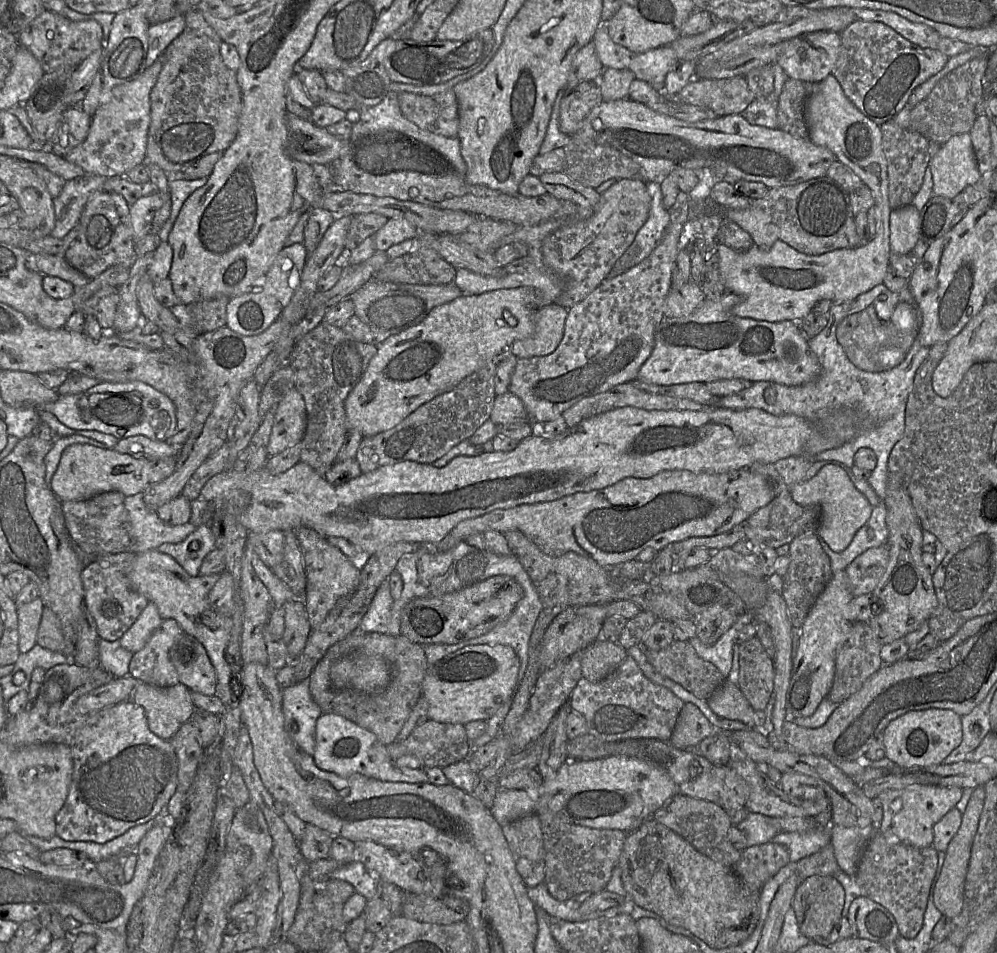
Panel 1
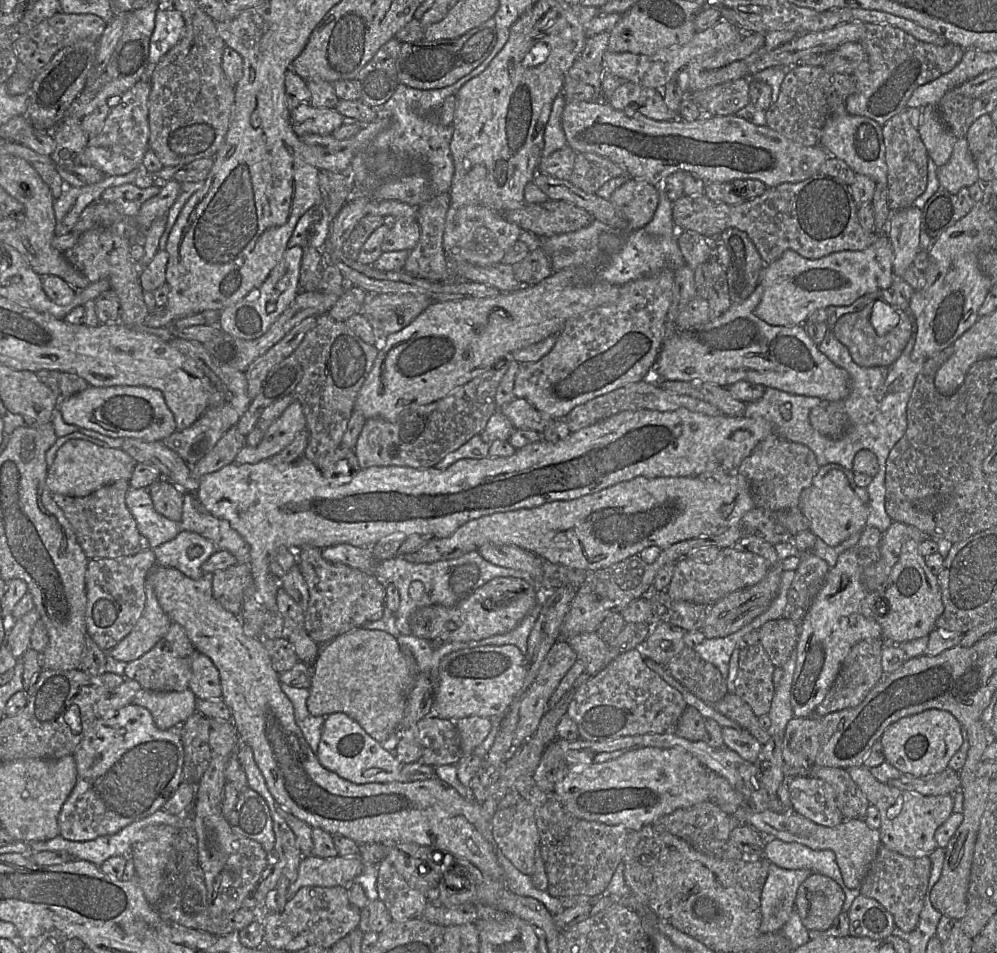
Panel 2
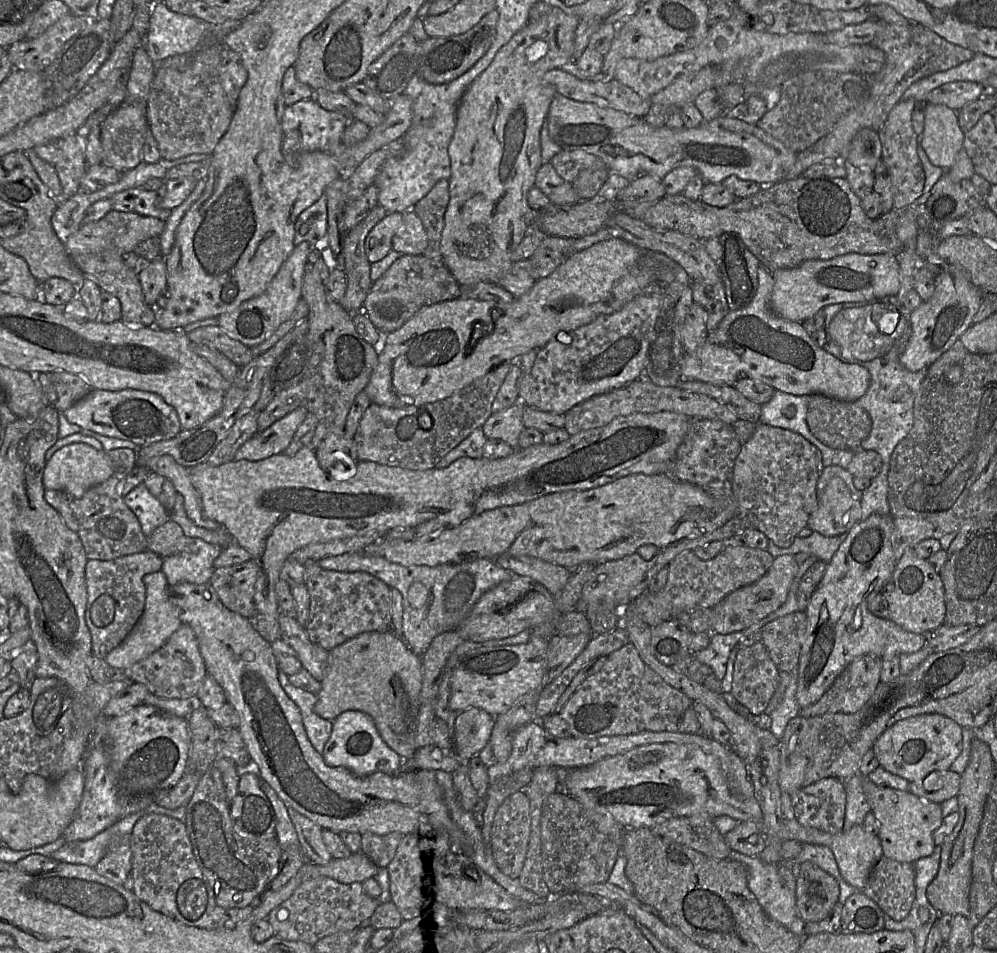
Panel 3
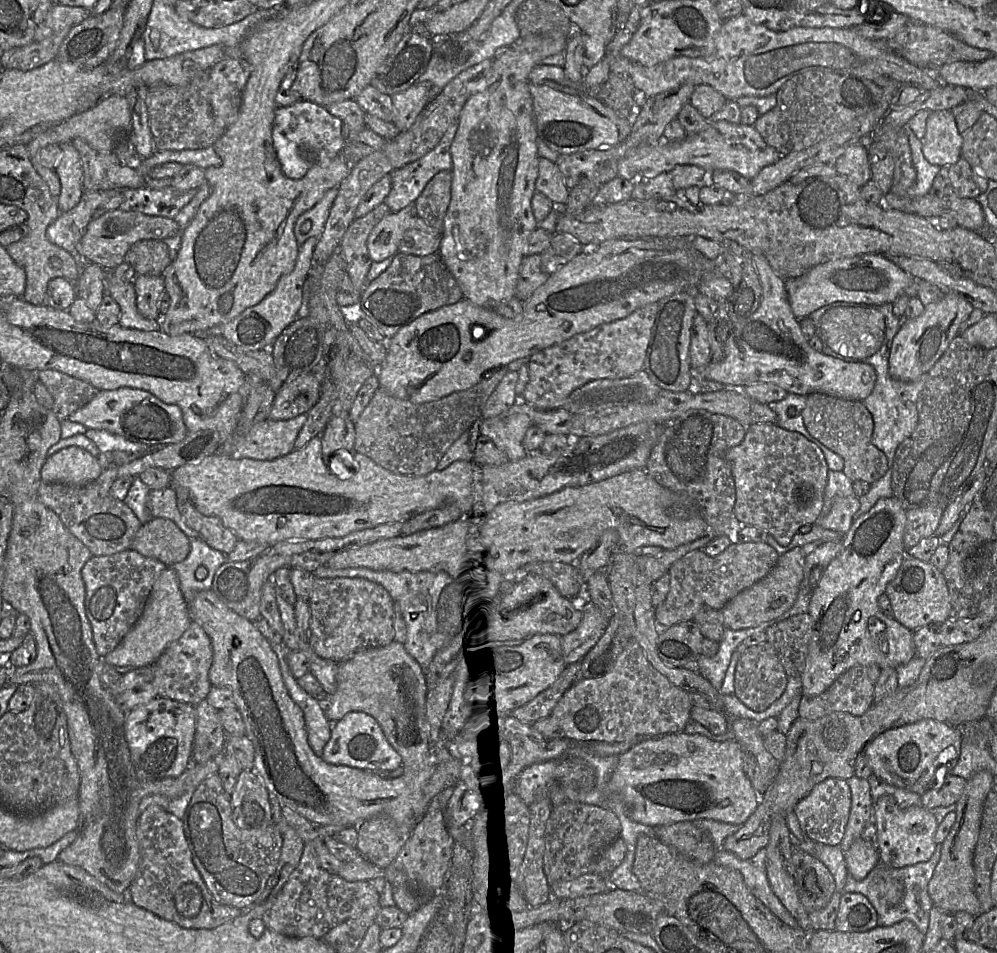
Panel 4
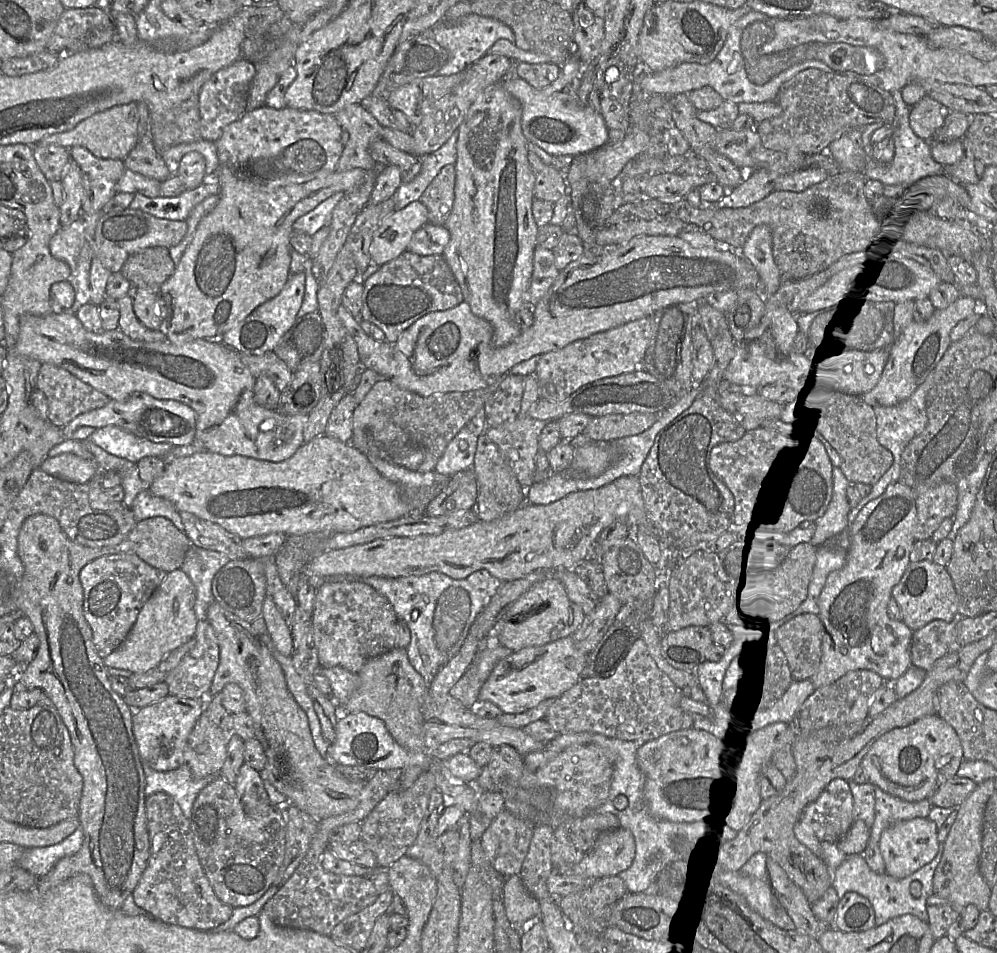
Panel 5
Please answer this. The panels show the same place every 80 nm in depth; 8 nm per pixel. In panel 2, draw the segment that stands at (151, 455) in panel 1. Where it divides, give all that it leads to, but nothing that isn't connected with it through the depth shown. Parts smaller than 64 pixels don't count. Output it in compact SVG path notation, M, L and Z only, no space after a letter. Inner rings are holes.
M126 438L121 449L136 463L157 468L162 478L167 479L183 492L196 494L197 482L191 475L191 466L162 441L148 442Z

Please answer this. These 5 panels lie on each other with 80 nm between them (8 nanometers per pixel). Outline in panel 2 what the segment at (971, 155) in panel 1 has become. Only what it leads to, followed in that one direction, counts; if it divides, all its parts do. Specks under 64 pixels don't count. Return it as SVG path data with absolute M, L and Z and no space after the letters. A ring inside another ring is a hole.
M965 137L957 139L949 161L937 168L937 177L940 187L951 194L957 194L961 188L979 180L977 166Z

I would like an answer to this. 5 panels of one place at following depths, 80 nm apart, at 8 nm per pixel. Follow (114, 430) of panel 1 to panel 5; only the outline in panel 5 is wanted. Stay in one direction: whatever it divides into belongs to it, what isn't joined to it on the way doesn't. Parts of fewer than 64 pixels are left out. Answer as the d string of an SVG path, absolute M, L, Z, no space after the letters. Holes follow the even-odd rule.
M137 392L124 402L110 399L106 406L77 416L62 428L62 434L65 439L71 439L71 435L83 426L95 429L116 426L151 442L184 446L191 444L195 439L196 412L181 402L159 400L149 394Z

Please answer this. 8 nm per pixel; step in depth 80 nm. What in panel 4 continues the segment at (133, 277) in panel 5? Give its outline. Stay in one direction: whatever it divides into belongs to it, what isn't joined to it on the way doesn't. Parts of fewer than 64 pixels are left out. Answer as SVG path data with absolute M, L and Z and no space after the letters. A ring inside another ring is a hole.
M151 239L134 244L124 261L135 269L137 275L160 276L171 264L171 257L164 241Z

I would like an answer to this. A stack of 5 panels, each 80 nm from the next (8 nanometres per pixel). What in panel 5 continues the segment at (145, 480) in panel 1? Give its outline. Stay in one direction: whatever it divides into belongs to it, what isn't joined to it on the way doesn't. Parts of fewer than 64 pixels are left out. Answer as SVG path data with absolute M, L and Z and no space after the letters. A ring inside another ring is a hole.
M71 453L47 457L40 468L49 475L78 484L88 483L97 473L97 464L94 461Z

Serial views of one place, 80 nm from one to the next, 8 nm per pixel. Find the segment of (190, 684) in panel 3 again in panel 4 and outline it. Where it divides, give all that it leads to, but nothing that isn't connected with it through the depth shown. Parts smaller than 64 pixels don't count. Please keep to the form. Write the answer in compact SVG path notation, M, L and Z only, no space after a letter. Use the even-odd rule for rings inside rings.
M192 622L183 635L172 642L151 665L154 677L151 681L157 696L196 705L206 699L210 688L209 670L213 662L213 649L204 629Z

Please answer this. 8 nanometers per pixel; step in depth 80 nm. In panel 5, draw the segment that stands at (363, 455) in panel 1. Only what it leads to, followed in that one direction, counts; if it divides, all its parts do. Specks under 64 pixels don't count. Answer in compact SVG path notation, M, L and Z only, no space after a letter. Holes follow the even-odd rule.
M381 379L355 407L352 418L352 445L364 454L369 462L376 459L392 462L385 456L386 450L402 450L410 443L413 443L421 447L425 454L424 460L418 467L417 471L422 473L433 471L448 443L481 408L484 408L486 401L496 391L500 383L501 382L496 382L493 385L479 390L468 392L448 392L445 394L423 397L414 392L398 387L390 379Z

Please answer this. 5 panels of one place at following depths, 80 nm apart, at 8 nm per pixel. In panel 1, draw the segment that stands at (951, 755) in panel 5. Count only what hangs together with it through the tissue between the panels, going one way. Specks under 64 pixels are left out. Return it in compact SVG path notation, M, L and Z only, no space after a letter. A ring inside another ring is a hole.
M950 709L910 711L892 720L883 732L885 756L899 768L939 765L962 742L962 717Z

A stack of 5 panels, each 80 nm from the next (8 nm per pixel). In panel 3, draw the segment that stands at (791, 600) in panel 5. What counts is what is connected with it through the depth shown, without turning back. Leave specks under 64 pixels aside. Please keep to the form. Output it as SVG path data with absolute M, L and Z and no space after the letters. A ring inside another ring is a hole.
M792 554L775 558L769 570L758 581L730 593L712 608L711 634L744 630L776 611L786 601L798 569L799 564Z

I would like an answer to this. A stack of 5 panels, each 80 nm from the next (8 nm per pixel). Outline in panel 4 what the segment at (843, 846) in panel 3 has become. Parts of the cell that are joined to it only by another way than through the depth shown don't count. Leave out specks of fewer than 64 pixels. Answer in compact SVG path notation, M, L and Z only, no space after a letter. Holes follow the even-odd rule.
M859 837L844 851L844 860L848 874L860 881L880 863L879 851Z

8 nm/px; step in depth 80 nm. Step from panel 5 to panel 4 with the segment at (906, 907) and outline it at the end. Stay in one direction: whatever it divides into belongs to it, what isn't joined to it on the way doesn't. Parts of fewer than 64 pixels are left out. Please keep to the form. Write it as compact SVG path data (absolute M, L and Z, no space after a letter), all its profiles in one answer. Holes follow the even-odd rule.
M942 843L937 844L935 852L931 858L925 862L920 862L904 868L890 868L879 863L870 871L870 873L863 880L856 880L851 875L847 875L846 883L842 893L857 892L870 901L878 914L878 926L889 927L903 920L909 920L917 927L917 929L925 935L929 926L930 910L934 907L933 901L928 894L928 884L931 880L935 868L940 860L942 852ZM879 871L888 871L890 877L900 880L904 885L904 897L900 904L889 905L885 898L879 892L879 884L876 882L876 877L879 876Z

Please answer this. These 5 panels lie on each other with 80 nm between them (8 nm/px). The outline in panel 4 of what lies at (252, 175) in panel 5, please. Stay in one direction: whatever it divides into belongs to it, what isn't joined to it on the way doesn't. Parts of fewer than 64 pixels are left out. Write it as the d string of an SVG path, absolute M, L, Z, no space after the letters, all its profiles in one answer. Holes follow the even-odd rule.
M300 100L291 106L277 107L272 128L273 146L281 169L285 176L291 179L300 179L313 167L326 166L334 158L340 156L345 140L342 137L343 121L333 116L327 109L314 102Z

